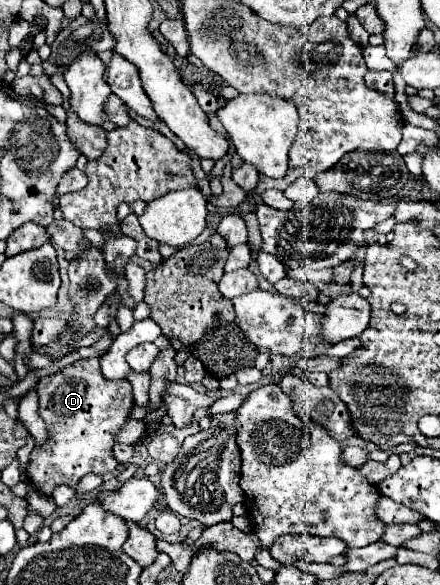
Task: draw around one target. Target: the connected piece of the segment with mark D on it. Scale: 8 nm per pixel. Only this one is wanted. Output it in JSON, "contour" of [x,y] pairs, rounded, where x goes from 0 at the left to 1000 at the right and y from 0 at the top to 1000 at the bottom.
{"contour":[[[198,612],[170,619],[166,626],[152,626],[148,632],[120,643],[93,646],[84,656],[84,670],[89,670],[89,711],[107,725],[111,749],[102,752],[102,759],[80,762],[70,773],[66,793],[57,800],[66,824],[89,841],[116,848],[120,838],[139,827],[170,834],[193,810],[234,814],[257,807],[266,800],[266,786],[257,779],[257,759],[261,759],[257,745],[284,725],[302,697],[302,670],[293,650],[243,650],[225,629],[225,612]]]}

